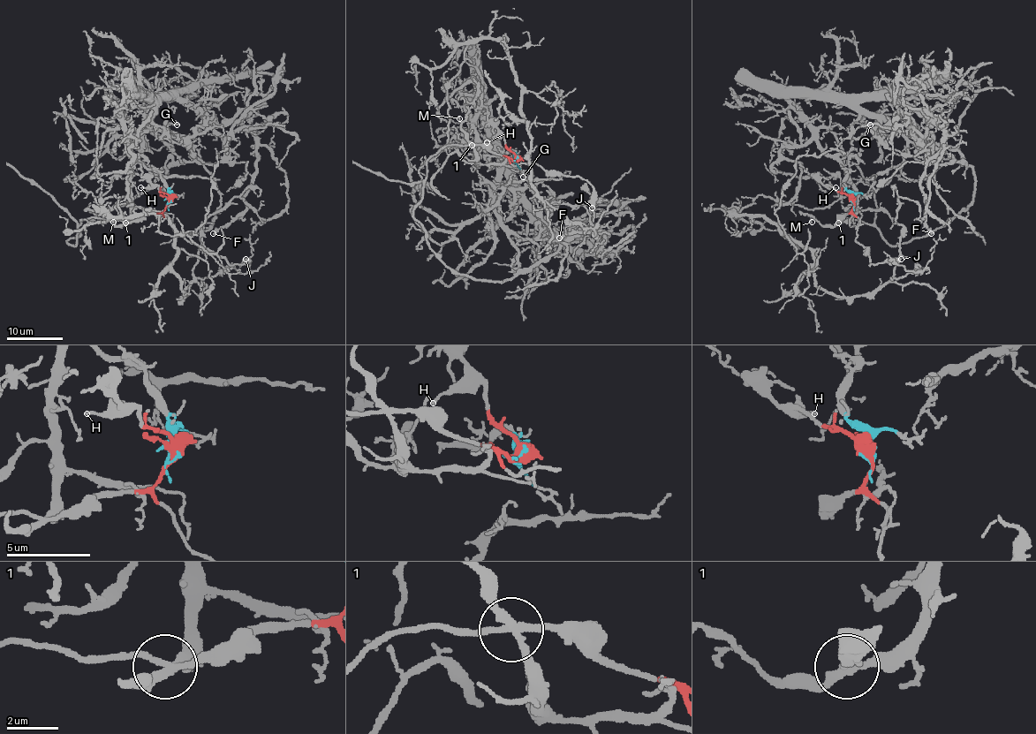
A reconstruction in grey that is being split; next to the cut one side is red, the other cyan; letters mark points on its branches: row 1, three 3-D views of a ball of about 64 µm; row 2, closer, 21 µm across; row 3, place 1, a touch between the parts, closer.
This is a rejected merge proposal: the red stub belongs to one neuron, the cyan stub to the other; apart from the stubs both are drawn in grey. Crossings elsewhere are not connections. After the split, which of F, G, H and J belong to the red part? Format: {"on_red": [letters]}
{"on_red": ["H", "J"]}

